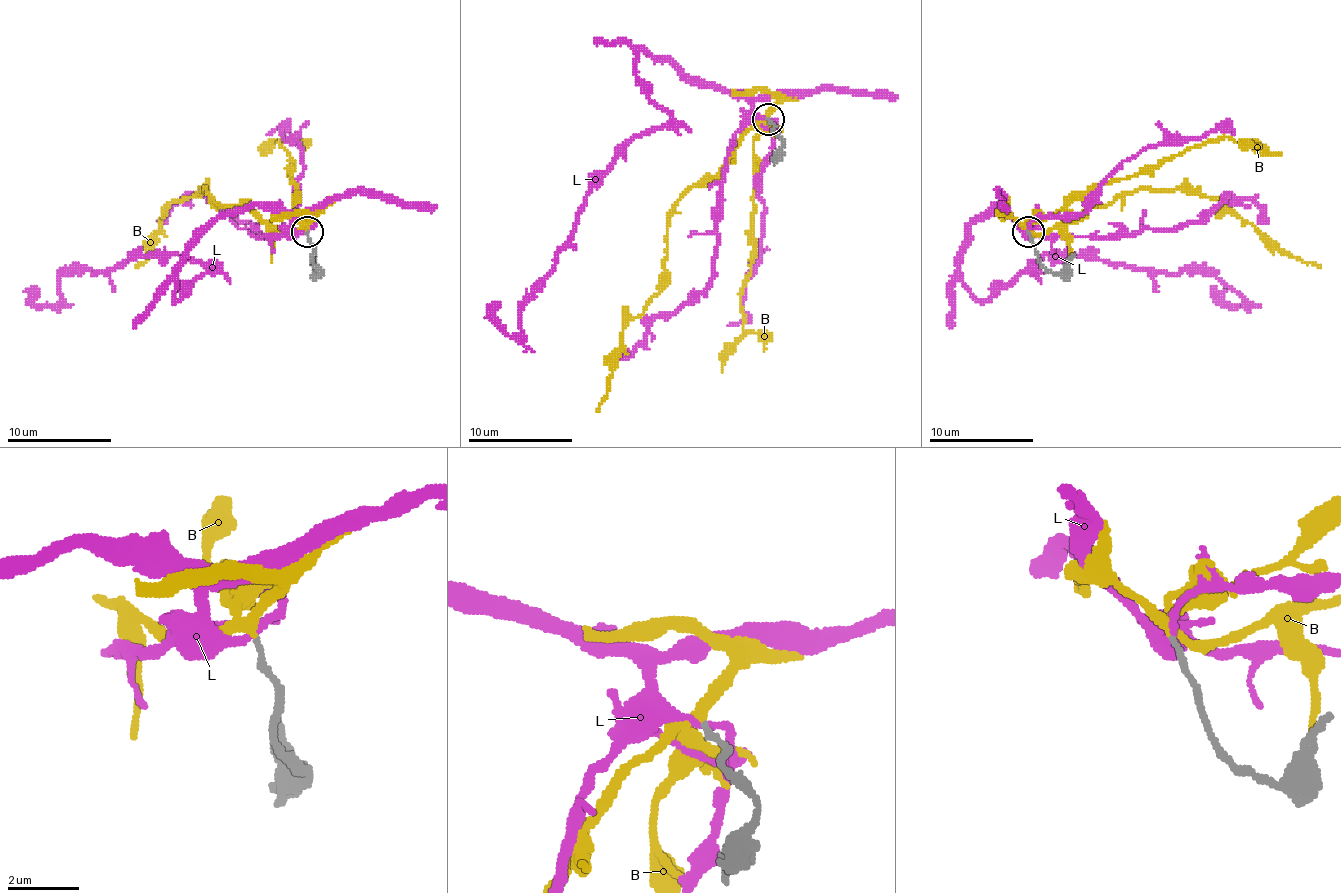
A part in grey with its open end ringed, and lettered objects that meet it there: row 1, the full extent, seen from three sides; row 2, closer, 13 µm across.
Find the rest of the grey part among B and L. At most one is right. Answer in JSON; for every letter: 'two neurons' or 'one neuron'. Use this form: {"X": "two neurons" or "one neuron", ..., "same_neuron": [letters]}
{"B": "one neuron", "L": "two neurons", "same_neuron": ["B"]}

